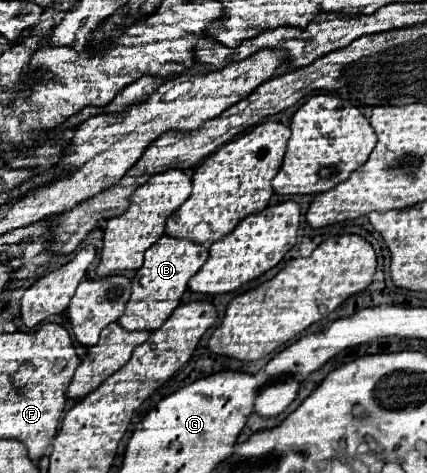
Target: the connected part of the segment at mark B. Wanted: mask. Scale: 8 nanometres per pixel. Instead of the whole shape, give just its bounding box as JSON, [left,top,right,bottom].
[118,236,208,332]

